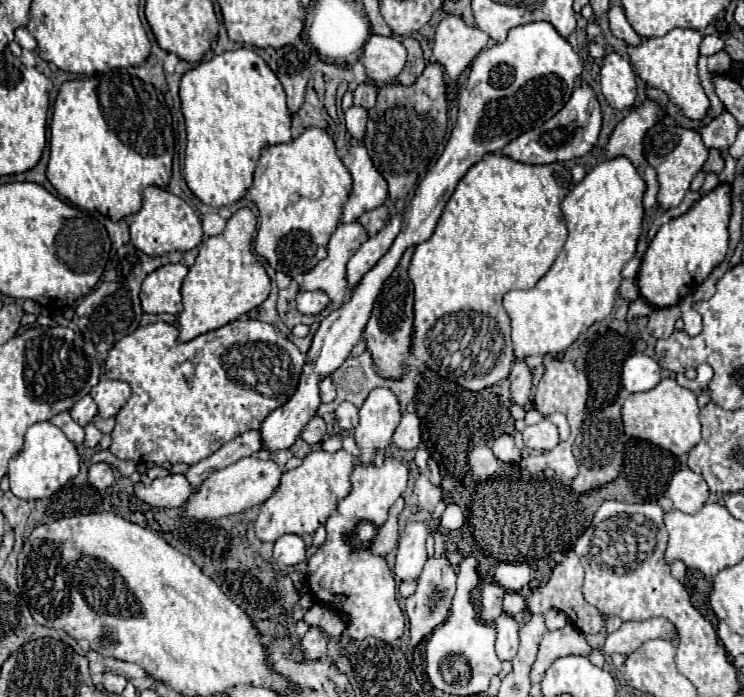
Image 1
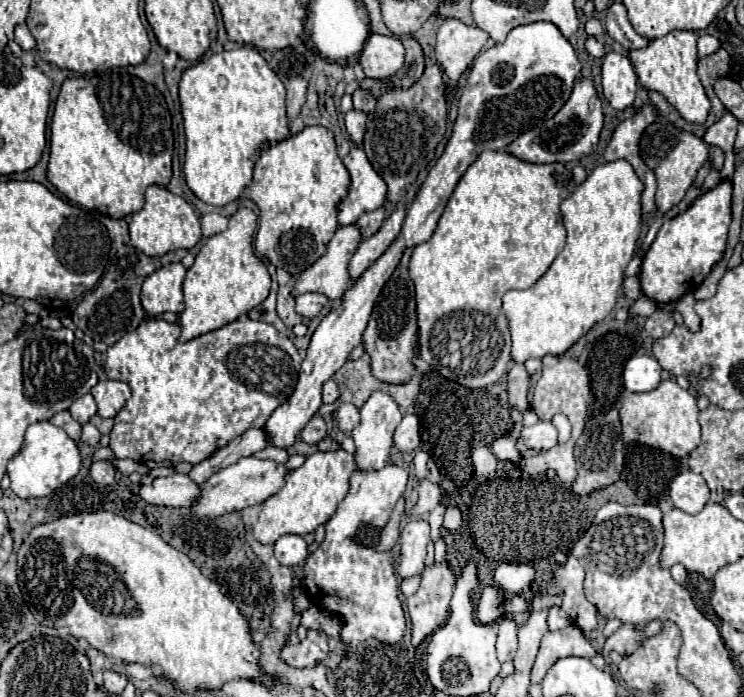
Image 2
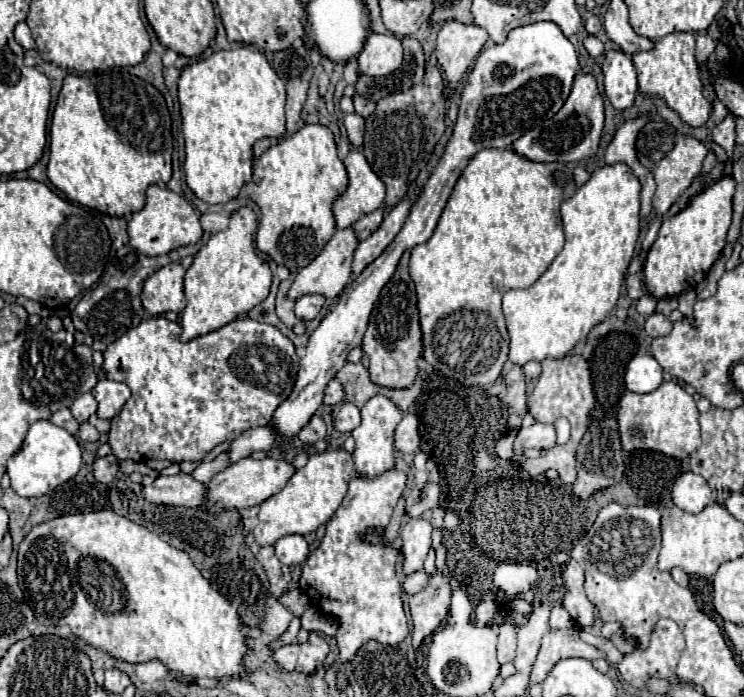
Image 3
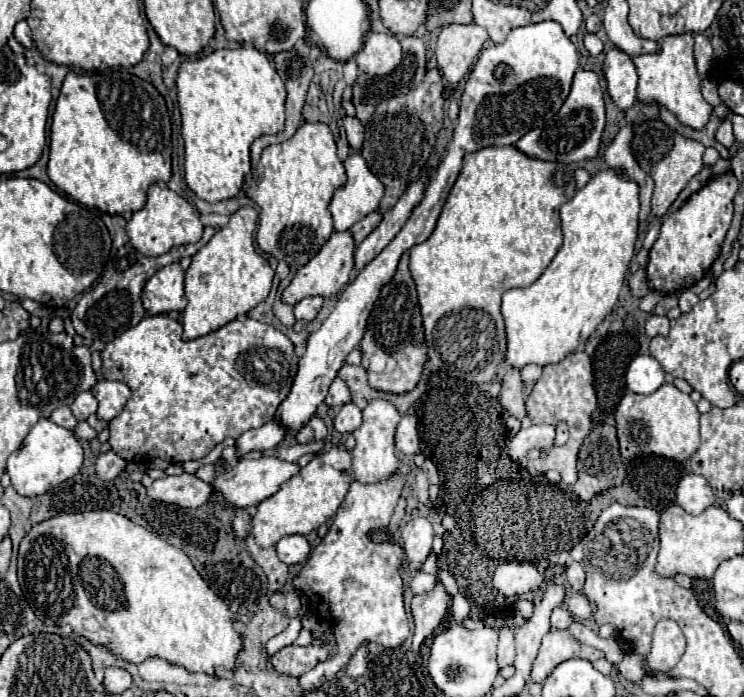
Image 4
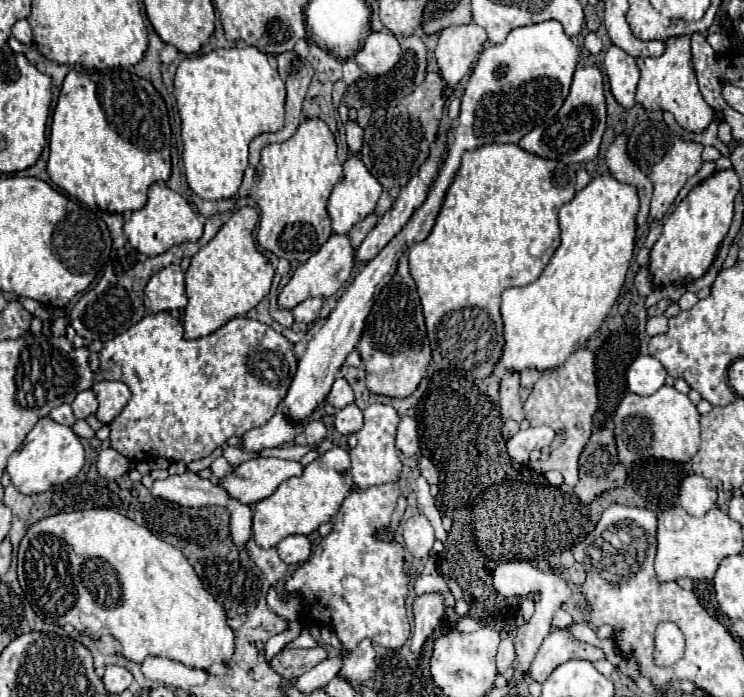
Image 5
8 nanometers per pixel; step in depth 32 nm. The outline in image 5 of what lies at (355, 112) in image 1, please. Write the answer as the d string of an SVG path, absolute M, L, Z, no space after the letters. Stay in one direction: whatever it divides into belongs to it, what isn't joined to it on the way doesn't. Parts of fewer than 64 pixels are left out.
M348 120L346 124L346 144L352 154L358 154L362 148L362 128L352 120Z

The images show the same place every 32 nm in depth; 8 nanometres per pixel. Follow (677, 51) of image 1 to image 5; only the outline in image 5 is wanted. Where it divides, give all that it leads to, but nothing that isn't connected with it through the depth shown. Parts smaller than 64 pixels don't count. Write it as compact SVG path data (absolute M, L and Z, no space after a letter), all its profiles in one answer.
M678 36L666 40L666 52L658 58L638 60L640 66L640 82L636 92L636 102L646 110L662 110L674 114L676 122L688 132L702 132L714 120L714 110L708 108L704 98L700 96L696 76L690 64L690 36Z

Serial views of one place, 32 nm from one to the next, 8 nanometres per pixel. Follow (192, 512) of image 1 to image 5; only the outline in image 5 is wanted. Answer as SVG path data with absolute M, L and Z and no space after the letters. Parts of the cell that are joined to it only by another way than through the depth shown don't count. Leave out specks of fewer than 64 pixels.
M254 458L242 462L232 474L224 476L220 484L228 490L236 500L244 500L244 504L254 504L266 496L270 496L284 480L292 476L300 476L304 466L294 460L280 458Z

